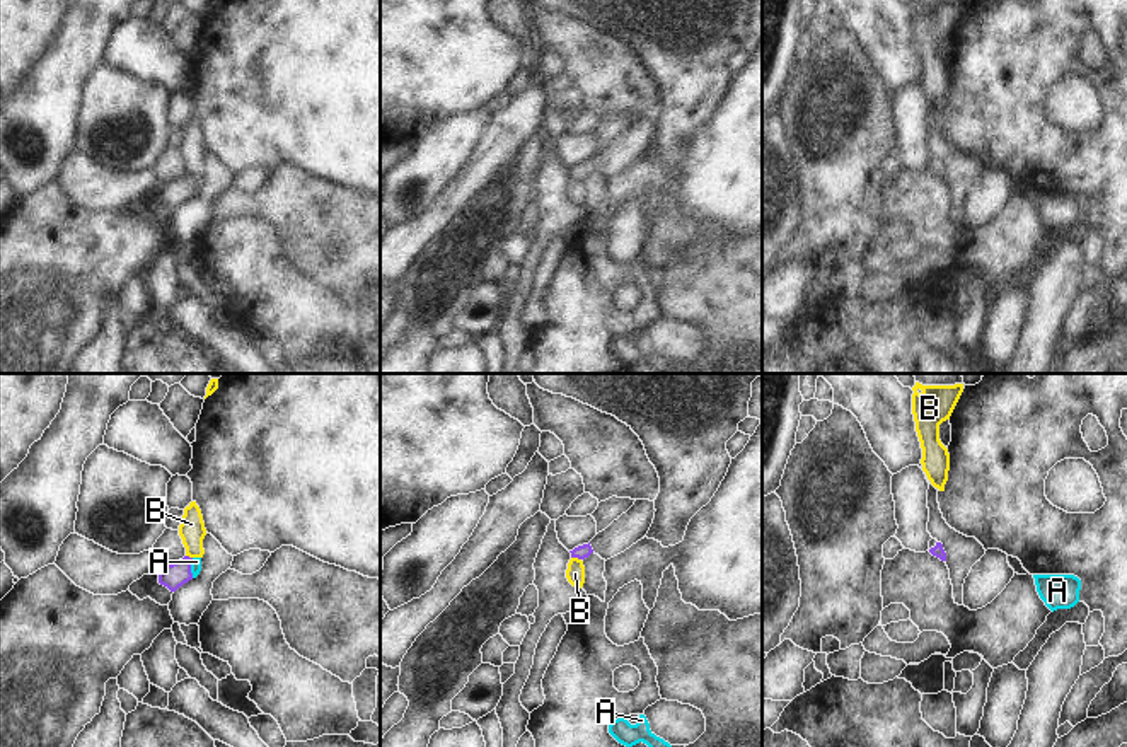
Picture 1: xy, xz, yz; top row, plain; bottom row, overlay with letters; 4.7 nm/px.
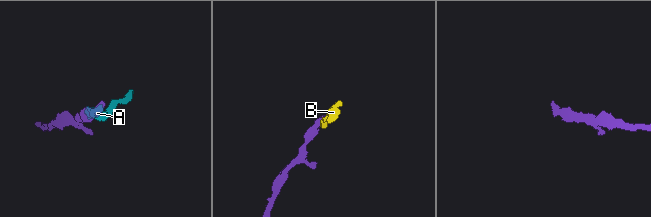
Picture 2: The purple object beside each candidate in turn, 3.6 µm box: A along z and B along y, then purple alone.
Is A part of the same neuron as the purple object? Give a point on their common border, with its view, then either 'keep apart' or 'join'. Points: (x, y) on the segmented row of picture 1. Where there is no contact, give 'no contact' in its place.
xy (190, 568) | keep apart

